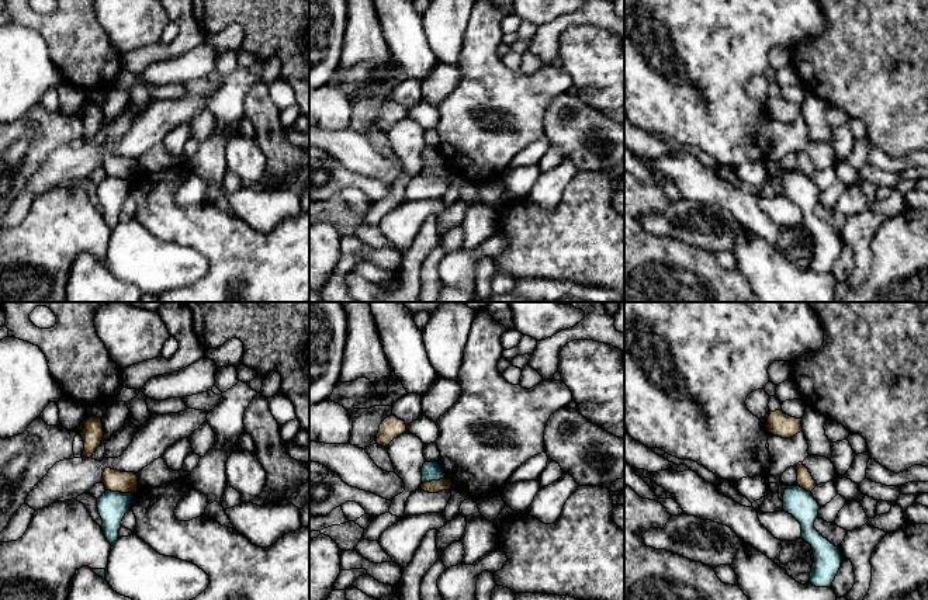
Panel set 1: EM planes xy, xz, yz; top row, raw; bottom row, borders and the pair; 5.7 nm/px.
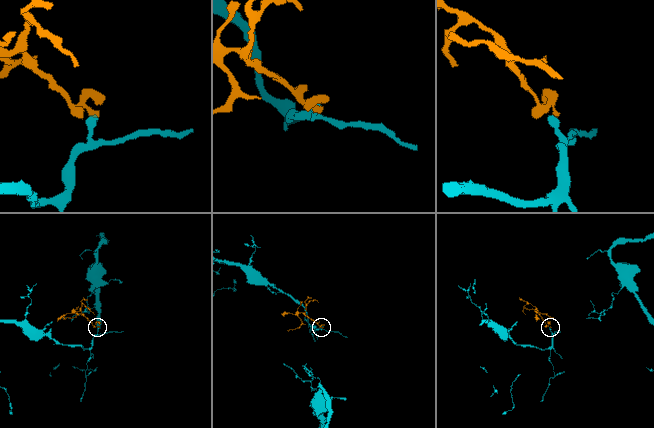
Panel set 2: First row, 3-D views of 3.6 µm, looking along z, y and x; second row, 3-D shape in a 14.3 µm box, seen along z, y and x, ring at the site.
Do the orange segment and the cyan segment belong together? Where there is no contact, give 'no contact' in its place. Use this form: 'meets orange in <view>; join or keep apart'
meets orange in xy; keep apart

